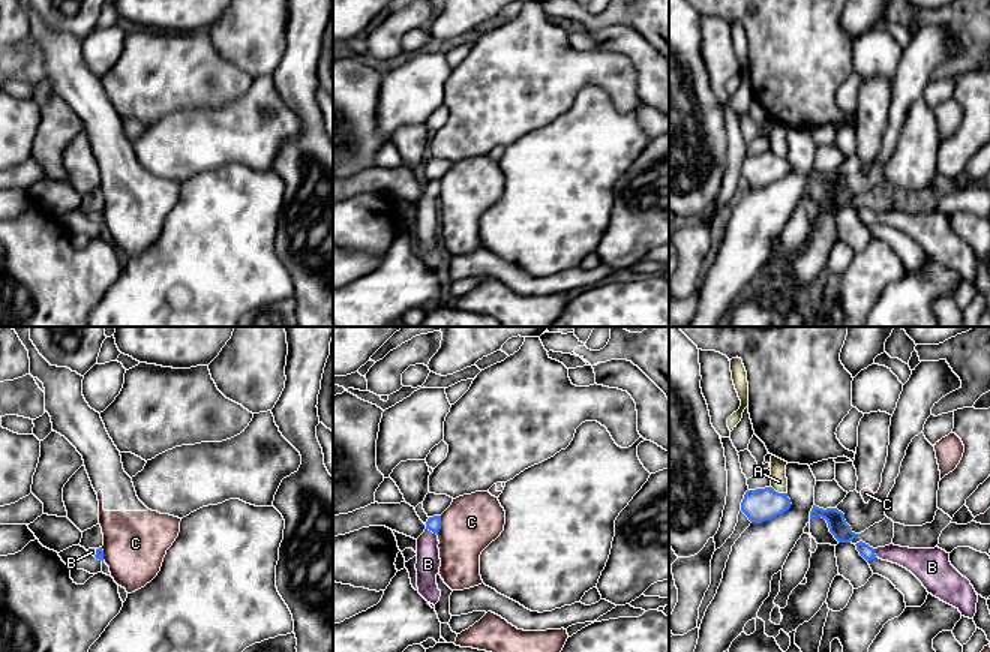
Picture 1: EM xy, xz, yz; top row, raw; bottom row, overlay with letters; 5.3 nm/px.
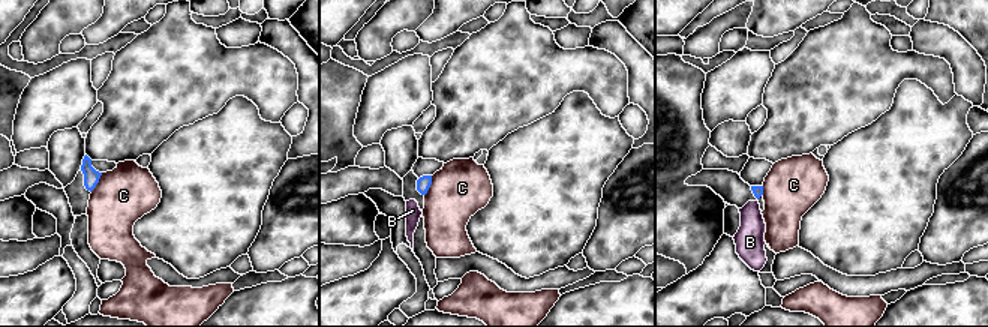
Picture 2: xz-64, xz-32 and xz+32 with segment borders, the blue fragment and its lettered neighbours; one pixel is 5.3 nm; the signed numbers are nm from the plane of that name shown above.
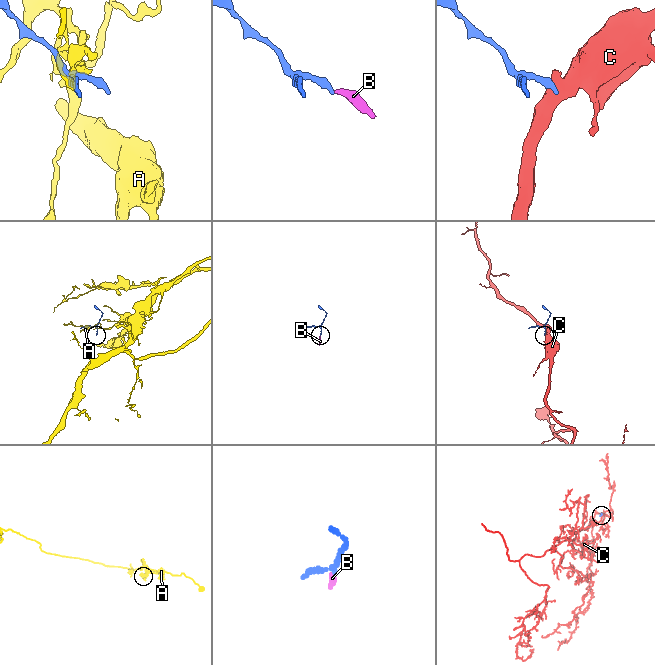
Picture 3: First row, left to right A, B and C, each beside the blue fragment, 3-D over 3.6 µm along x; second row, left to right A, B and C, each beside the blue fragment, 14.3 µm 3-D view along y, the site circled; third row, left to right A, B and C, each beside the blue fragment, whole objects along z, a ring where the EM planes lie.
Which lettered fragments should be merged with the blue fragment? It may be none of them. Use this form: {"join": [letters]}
{"join": ["B"]}

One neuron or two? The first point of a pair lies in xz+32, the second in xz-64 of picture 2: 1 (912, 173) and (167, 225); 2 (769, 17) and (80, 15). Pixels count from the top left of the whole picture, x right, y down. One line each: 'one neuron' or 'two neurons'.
1: one neuron
2: two neurons

